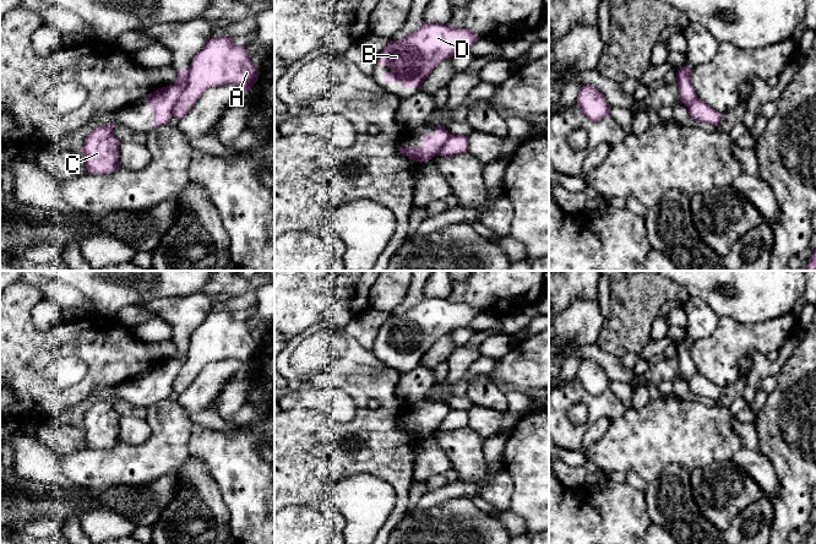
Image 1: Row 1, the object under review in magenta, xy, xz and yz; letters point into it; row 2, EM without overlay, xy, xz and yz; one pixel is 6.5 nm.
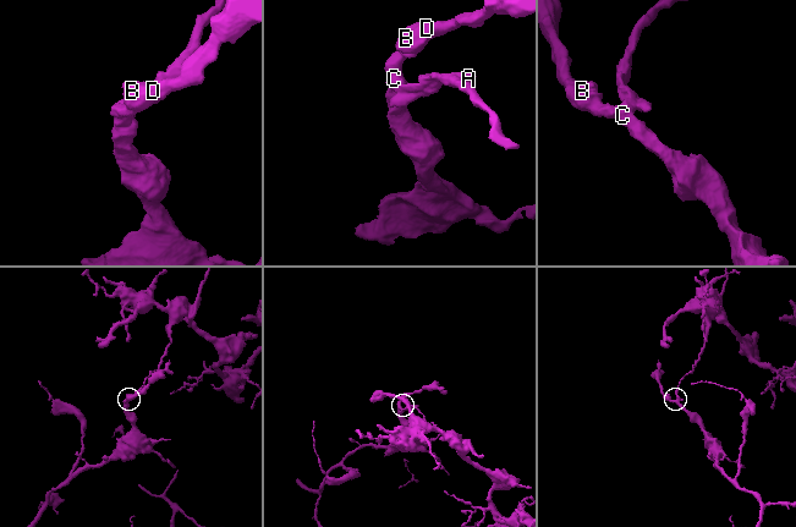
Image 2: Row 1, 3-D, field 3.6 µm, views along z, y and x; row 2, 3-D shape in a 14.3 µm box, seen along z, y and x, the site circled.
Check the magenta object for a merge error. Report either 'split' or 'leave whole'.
split

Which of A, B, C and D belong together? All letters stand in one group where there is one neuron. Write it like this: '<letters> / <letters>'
A / B C D

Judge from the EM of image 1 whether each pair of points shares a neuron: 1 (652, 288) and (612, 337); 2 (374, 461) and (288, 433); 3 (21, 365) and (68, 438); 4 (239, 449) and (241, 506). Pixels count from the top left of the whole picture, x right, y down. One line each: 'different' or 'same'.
1: same
2: same
3: different
4: same

